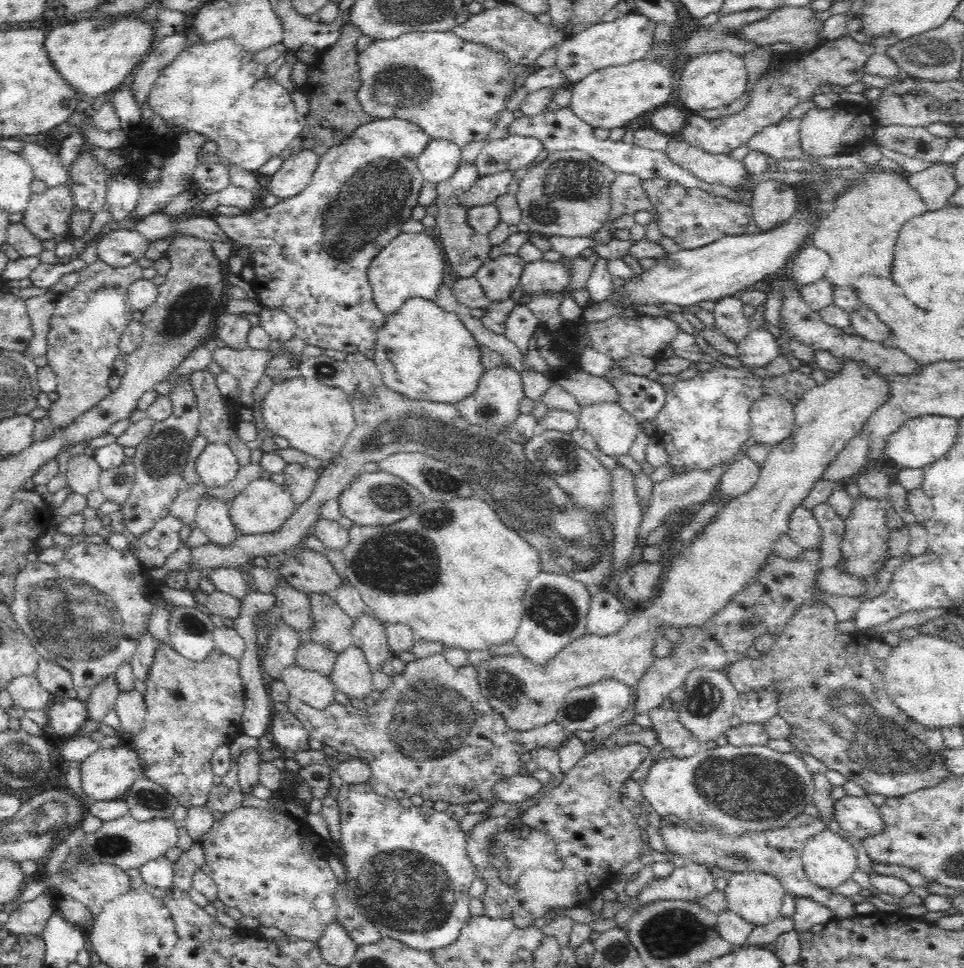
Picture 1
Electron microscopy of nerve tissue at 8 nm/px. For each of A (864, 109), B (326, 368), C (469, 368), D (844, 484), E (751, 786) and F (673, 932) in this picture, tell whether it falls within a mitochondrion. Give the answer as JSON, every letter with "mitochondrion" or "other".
{"A":"other","B":"mitochondrion","C":"other","D":"other","E":"mitochondrion","F":"mitochondrion"}

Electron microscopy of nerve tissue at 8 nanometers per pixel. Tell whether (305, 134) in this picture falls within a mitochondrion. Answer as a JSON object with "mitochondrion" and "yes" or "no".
{"mitochondrion":"no"}

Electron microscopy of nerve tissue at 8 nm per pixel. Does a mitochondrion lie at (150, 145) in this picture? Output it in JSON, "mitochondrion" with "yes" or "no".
{"mitochondrion":"no"}

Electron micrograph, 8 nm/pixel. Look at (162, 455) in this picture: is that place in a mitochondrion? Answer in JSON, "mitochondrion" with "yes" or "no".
{"mitochondrion":"yes"}

